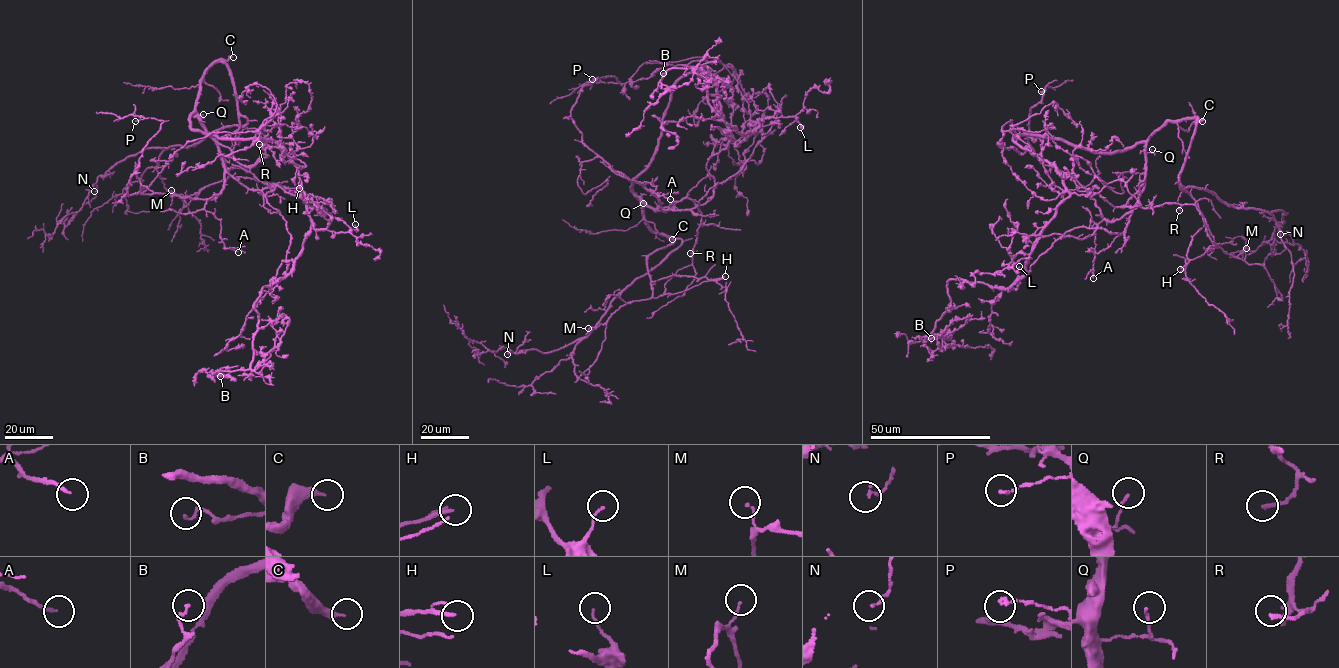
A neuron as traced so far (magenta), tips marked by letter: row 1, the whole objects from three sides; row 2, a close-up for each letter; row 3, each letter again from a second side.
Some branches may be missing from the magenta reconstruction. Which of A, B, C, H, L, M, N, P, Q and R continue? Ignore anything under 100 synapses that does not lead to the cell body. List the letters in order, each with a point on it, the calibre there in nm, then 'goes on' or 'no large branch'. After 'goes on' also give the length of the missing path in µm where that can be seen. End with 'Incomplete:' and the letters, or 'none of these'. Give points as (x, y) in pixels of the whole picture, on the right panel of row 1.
A: at (1093, 278); 150 nm thick; no large branch
B: at (931, 338); 130 nm thick; no large branch
C: at (1202, 121); 280 nm thick; goes on; about 25 µm are missing
H: at (1180, 269); 170 nm thick; no large branch
L: at (1019, 266); 120 nm thick; no large branch
M: at (1246, 248); 100 nm thick; no large branch
N: at (1280, 234); 130 nm thick; no large branch
P: at (1041, 91); 140 nm thick; no large branch
Q: at (1152, 149); 110 nm thick; no large branch
R: at (1179, 210); 170 nm thick; no large branch
Incomplete: C

